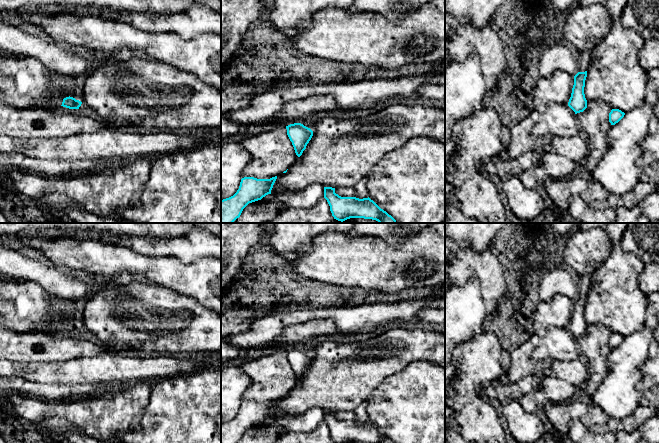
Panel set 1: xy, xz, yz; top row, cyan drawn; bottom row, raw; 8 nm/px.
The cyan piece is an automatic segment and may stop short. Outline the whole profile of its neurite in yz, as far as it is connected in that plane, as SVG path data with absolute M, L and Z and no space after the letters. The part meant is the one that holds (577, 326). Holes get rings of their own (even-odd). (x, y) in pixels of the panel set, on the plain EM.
M587 295L578 296L574 300L574 309L568 330L575 336L575 338L583 336L587 332L587 324L584 318L586 301Z

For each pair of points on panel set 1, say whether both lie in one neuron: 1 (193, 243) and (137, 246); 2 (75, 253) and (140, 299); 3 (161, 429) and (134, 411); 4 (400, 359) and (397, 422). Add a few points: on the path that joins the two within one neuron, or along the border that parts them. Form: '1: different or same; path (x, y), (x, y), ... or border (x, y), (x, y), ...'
1: same; path (179, 247), (151, 247)
2: different; border (131, 272), (102, 276)
3: different; border (150, 394), (140, 426), (133, 432)
4: different; border (419, 360), (410, 362), (379, 385)

